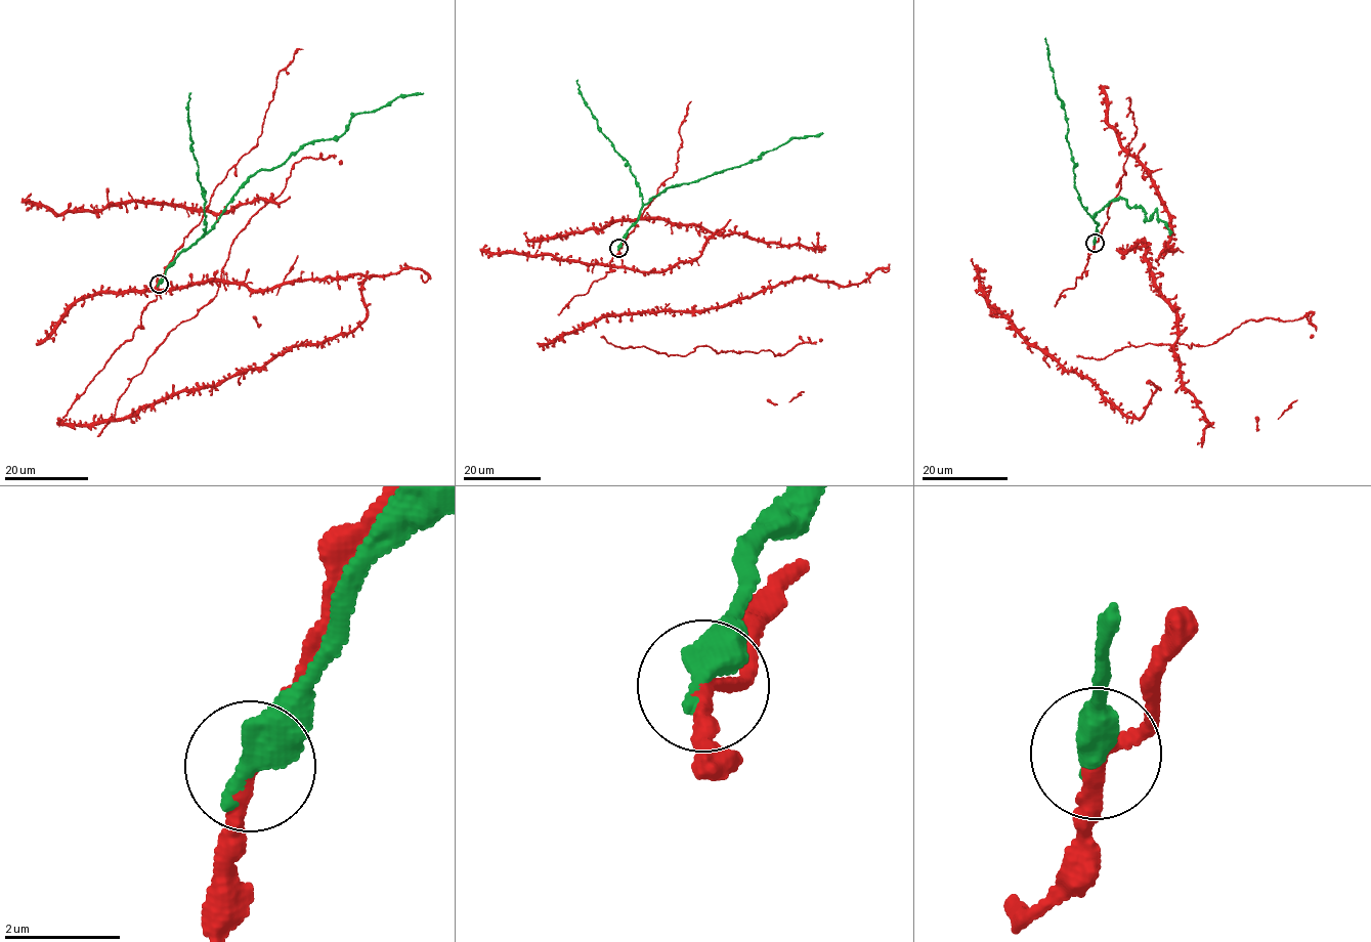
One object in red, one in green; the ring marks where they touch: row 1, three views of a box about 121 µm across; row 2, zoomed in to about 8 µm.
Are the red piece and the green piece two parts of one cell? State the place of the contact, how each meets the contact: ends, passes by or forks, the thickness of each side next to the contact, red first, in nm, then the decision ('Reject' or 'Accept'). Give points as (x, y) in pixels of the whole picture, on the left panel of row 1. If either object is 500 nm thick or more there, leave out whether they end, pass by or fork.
Place: (159, 284). Thickness 240 nm (red) against 550 nm. Reject

